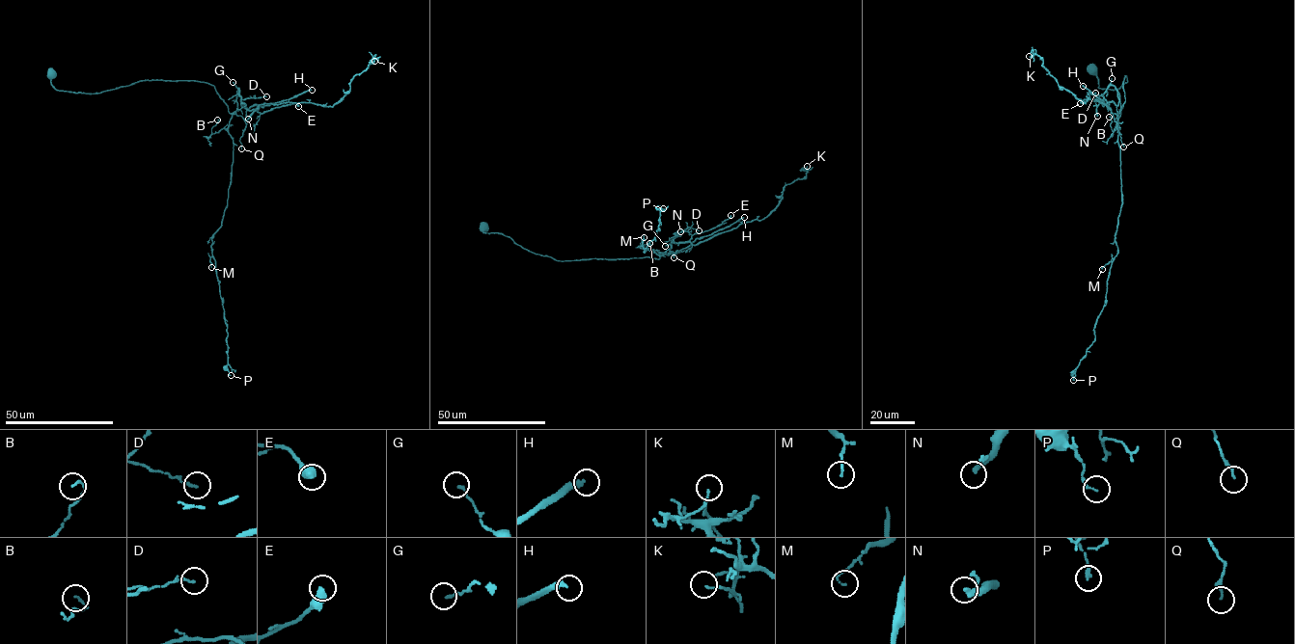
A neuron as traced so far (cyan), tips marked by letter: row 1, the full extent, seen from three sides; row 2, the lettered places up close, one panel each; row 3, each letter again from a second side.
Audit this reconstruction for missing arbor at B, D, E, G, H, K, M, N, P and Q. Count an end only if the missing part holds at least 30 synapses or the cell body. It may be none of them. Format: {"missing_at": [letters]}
{"missing_at": ["H"]}

